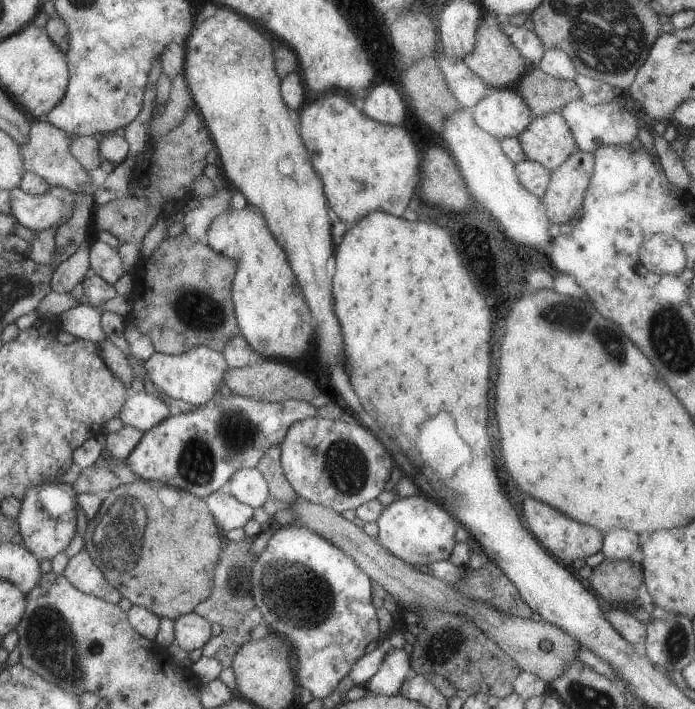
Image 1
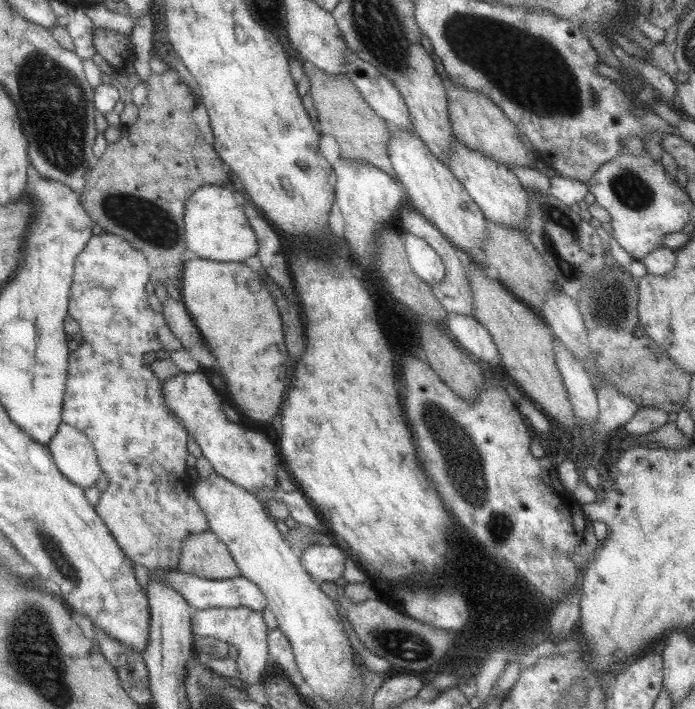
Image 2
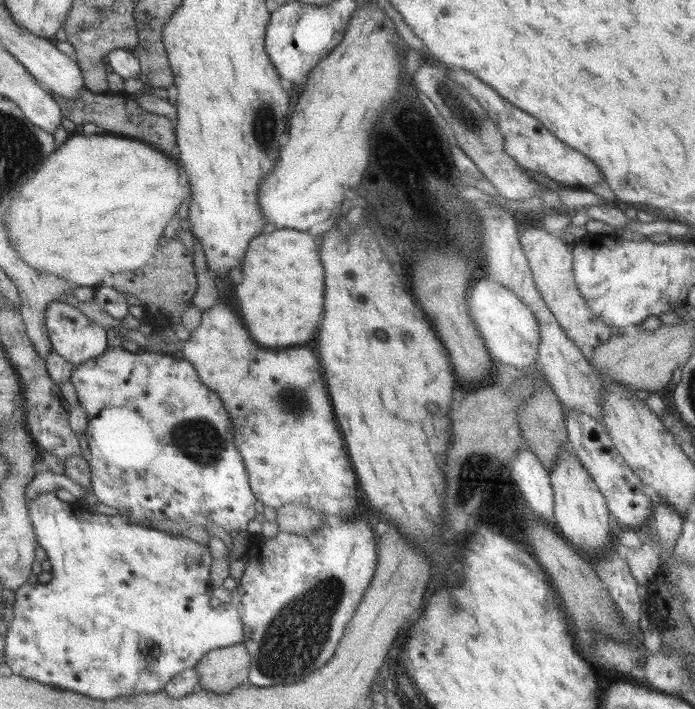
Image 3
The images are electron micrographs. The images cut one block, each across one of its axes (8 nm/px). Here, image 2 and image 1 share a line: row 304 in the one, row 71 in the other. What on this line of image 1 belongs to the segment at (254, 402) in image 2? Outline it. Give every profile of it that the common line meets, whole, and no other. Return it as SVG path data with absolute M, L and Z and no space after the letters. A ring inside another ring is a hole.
M221 6L217 7L217 9L218 10L215 15L211 16L210 18L206 18L203 20L203 22L201 22L201 24L194 24L189 32L189 35L187 36L185 45L183 46L183 78L185 78L187 88L189 90L191 99L193 100L193 107L202 118L210 139L214 144L214 149L216 150L219 159L221 159L223 174L225 174L227 180L231 182L231 186L233 186L233 188L237 188L237 190L239 190L239 192L241 192L241 194L247 198L247 202L249 202L249 204L253 204L255 208L259 208L259 210L261 210L263 218L267 220L267 230L271 232L271 236L273 236L273 239L277 242L277 244L279 244L279 246L281 246L283 253L286 255L291 272L293 272L296 282L302 291L305 306L307 306L307 310L310 312L314 343L315 336L317 336L319 360L325 364L325 368L327 368L327 371L329 371L331 374L331 364L329 364L329 362L331 362L331 358L335 358L337 362L341 362L341 360L343 360L343 352L341 352L341 332L339 332L339 324L337 324L337 318L335 318L335 312L333 312L333 302L331 302L331 300L333 300L333 298L331 298L331 282L332 277L334 276L333 272L335 273L335 268L333 268L333 252L335 247L333 245L332 235L330 232L331 224L329 222L329 218L327 217L328 203L325 199L325 194L323 194L323 184L321 183L321 178L315 173L313 166L311 166L311 162L309 162L309 154L307 154L307 150L305 150L305 146L303 146L303 142L301 142L301 136L299 136L297 124L293 122L293 118L296 118L296 115L293 112L289 112L290 109L287 108L287 106L283 104L283 100L281 100L279 90L281 79L278 78L273 66L272 47L269 40L263 36L262 30L258 26L255 26L255 24L252 22L247 22L245 18L240 17L240 15L235 13L233 10ZM289 164L291 164L291 168L293 168L291 178L289 178L289 174L283 174L283 172L281 172L281 170L289 168Z

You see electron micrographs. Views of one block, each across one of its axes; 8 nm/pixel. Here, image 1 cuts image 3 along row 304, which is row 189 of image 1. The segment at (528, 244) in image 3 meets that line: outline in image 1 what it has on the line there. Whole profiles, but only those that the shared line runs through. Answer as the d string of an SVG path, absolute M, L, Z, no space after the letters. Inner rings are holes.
M577 150L569 154L561 166L550 172L549 183L541 196L541 204L550 223L570 223L575 210L581 209L592 171L591 153Z

